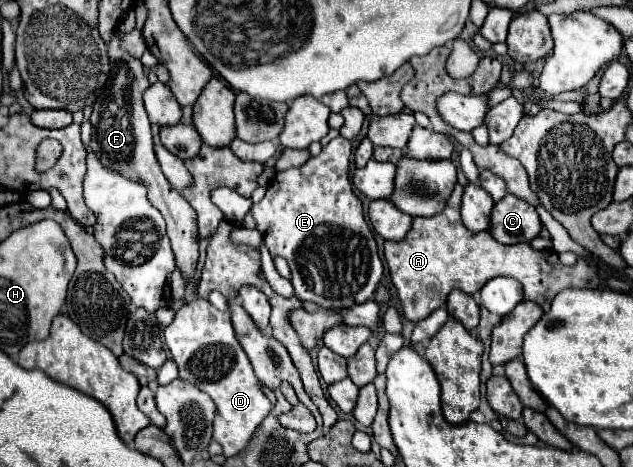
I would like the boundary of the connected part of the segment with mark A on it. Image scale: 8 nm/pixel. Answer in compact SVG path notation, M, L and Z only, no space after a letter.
M455 184L455 190L443 212L431 218L413 218L409 234L399 240L384 243L384 256L389 266L393 286L397 288L403 314L411 322L419 322L433 310L443 308L451 290L475 294L495 276L511 276L525 288L525 300L537 302L543 312L549 312L551 300L565 288L599 288L601 278L597 266L579 258L573 266L559 262L553 250L535 250L531 244L505 246L497 242L489 232L471 232L465 228L459 216L463 186Z

